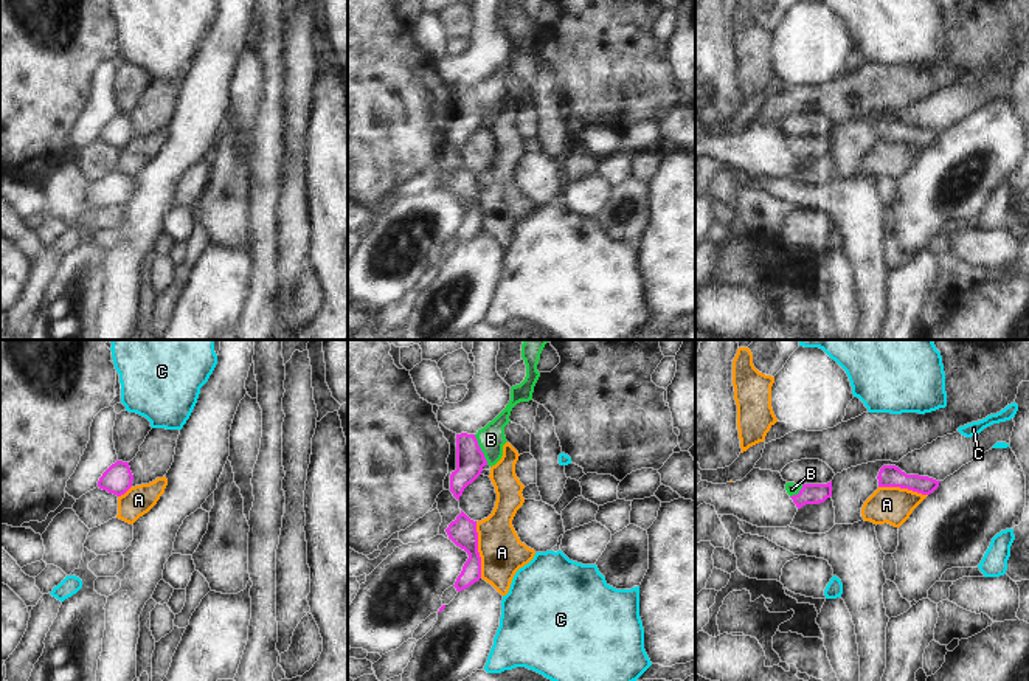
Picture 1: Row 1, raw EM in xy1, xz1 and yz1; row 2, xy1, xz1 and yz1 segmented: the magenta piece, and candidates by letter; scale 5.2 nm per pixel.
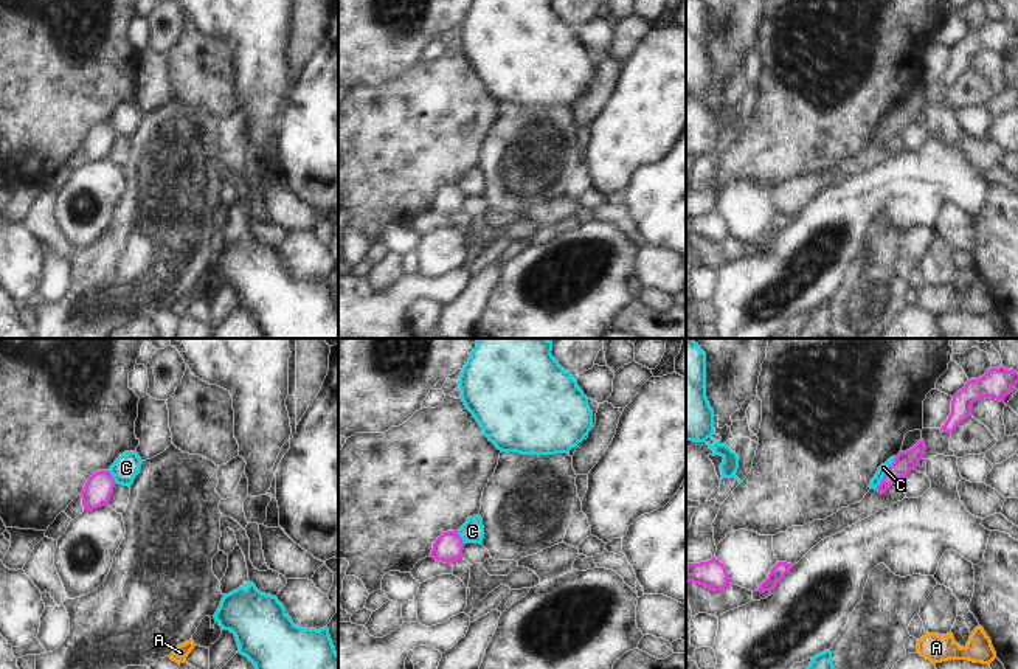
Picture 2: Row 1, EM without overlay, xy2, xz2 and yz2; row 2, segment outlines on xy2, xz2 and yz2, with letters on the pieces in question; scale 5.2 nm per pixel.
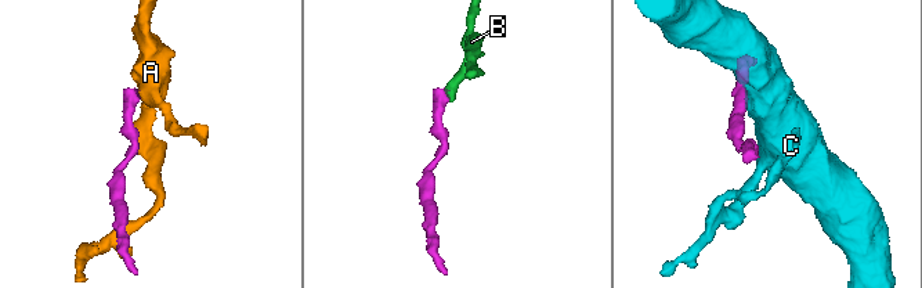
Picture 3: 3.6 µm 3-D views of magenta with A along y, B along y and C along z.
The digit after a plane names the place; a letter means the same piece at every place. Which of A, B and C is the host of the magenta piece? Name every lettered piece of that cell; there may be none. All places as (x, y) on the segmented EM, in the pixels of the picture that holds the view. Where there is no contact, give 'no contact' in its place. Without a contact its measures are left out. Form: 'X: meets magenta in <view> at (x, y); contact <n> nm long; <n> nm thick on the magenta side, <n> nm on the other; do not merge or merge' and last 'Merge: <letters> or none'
A: meets magenta in xz1 at (477, 549); contact 300 nm long; 140 nm thick on the magenta side, 220 nm on the other; do not merge
B: meets magenta in xz1 at (480, 450); contact 180 nm long; 150 nm thick on the magenta side, 140 nm on the other; merge
C: meets magenta in yz2 at (885, 474); contact 200 nm long; 110 nm thick on the magenta side, 50 nm on the other; do not merge
Merge: B

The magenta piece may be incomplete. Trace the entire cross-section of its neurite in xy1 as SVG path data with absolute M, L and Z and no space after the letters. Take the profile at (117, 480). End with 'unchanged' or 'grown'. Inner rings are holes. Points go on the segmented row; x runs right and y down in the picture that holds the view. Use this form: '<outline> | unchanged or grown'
M116 461L99 478L98 487L116 496L124 495L132 487L133 475L129 462Z | unchanged

